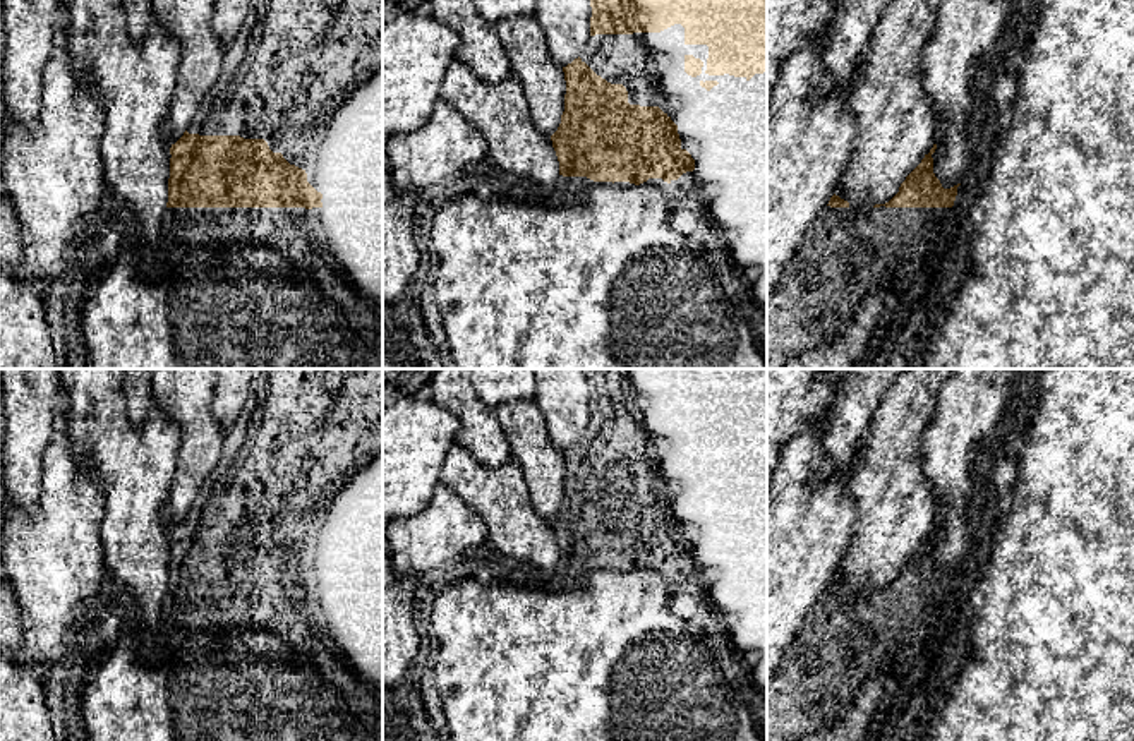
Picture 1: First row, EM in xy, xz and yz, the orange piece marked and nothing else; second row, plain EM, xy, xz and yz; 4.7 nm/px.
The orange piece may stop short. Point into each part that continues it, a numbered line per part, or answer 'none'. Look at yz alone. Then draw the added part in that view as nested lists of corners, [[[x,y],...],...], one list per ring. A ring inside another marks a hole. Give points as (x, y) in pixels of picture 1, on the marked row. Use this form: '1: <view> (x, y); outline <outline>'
none

